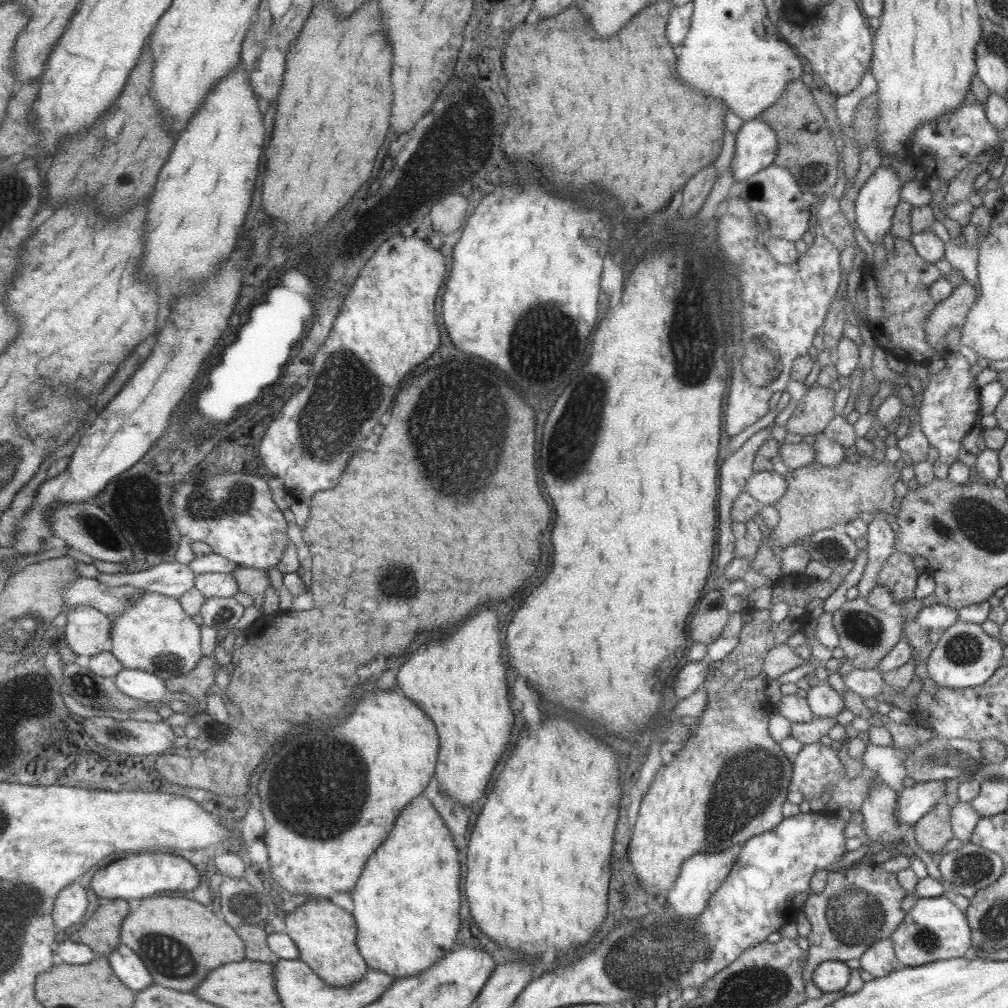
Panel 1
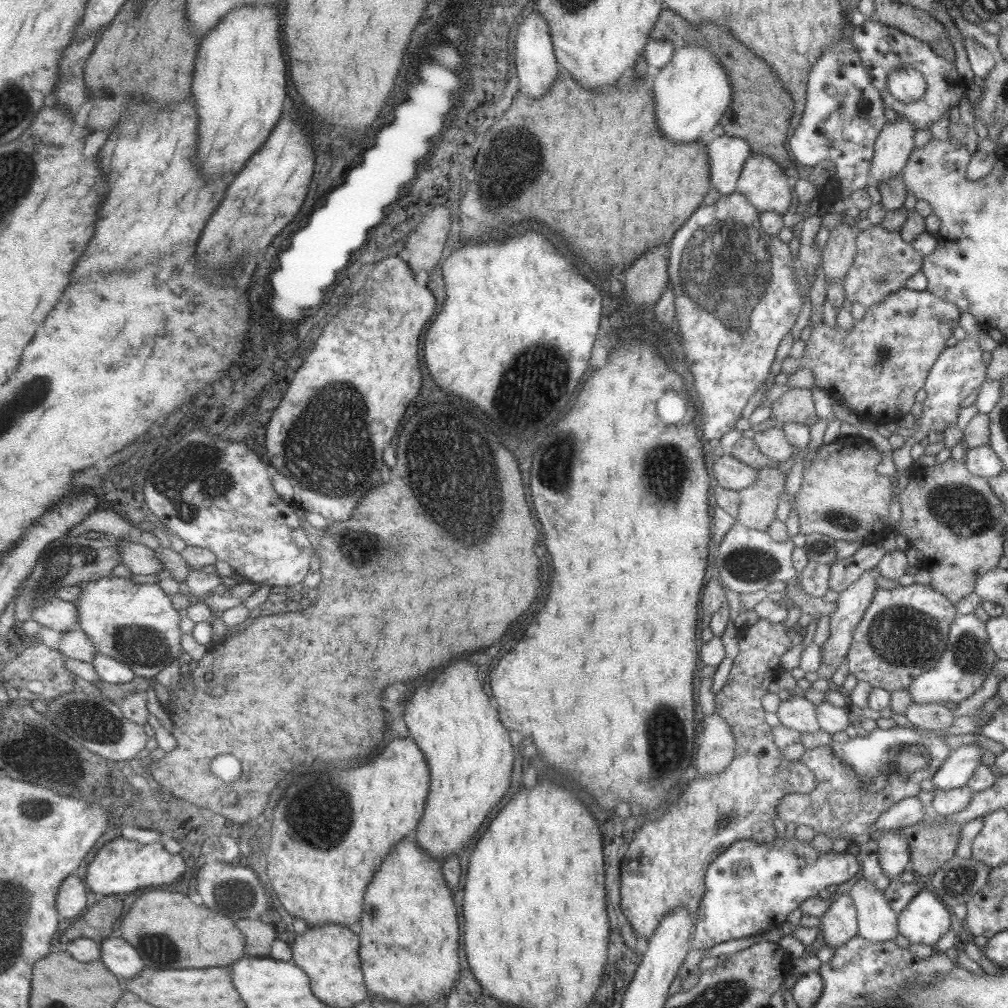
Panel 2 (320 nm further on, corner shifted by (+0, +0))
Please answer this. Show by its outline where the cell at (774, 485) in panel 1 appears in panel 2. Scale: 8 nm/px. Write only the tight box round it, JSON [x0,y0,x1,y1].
[711,455,757,491]

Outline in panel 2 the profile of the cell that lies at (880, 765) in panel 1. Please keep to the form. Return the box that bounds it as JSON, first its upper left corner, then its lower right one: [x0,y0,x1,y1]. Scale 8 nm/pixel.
[869,797,926,836]

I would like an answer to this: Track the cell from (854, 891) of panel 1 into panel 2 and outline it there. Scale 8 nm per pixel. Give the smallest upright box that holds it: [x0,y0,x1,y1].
[819,893,858,948]

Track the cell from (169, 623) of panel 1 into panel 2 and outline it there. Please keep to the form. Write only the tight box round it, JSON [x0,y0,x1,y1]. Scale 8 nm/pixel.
[76,575,183,678]

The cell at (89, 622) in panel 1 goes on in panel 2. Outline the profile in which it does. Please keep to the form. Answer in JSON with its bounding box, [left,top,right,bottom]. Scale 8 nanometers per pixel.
[32,596,80,633]

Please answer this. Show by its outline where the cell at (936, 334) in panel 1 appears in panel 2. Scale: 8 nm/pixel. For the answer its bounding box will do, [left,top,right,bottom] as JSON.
[798,287,959,425]

